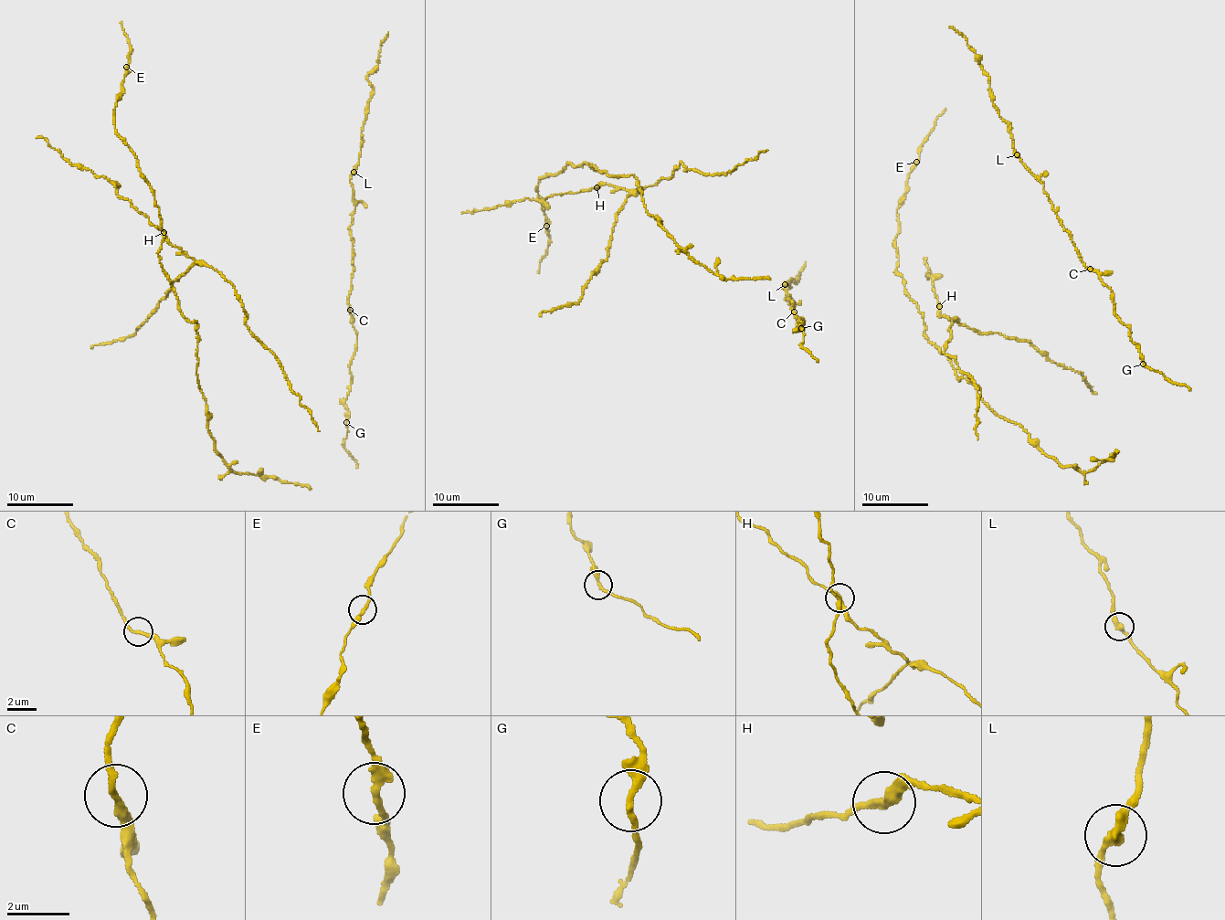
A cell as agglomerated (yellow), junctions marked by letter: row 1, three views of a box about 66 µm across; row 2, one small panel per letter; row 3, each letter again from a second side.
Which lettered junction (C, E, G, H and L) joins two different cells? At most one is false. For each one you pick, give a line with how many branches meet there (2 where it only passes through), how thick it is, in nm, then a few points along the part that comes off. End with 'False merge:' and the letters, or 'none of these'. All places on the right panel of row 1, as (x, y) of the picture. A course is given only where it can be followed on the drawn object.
False merge: none of these

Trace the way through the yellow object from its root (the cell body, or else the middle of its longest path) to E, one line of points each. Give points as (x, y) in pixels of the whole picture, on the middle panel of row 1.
E: (708, 270), (648, 213), (632, 174), (614, 177), (583, 163), (540, 179), (536, 192), (546, 225)

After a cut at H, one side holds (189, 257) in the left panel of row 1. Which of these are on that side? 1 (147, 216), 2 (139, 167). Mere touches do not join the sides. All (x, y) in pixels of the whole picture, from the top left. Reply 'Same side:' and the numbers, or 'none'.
Same side: 2

